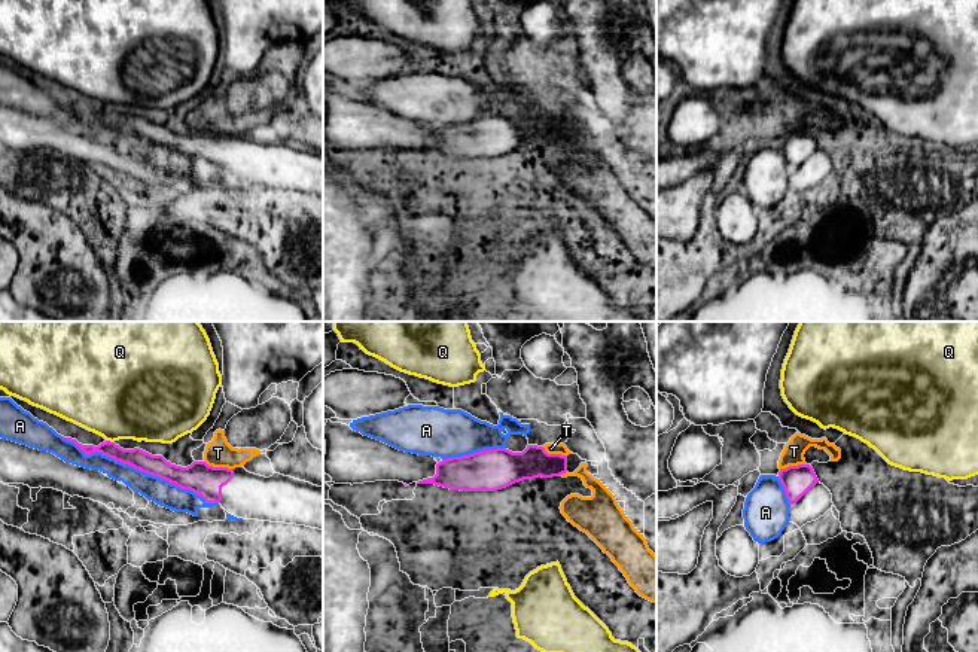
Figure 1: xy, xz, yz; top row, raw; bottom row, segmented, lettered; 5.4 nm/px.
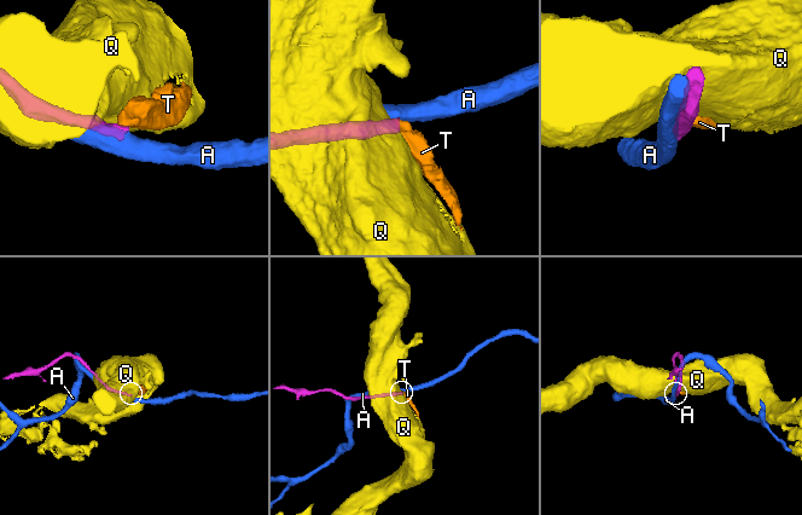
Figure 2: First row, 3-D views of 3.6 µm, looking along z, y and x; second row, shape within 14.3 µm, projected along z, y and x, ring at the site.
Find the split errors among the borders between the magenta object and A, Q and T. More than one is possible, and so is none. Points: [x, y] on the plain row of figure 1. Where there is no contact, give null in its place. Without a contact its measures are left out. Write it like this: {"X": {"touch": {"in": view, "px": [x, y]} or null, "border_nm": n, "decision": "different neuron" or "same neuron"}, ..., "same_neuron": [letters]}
{"A": {"touch": {"in": "xy", "px": [140, 136]}, "border_nm": 900, "decision": "different neuron"}, "Q": {"touch": {"in": "xy", "px": [109, 107]}, "border_nm": 50, "decision": "different neuron"}, "T": {"touch": {"in": "xy", "px": [219, 134]}, "border_nm": 170, "decision": "different neuron"}, "same_neuron": []}

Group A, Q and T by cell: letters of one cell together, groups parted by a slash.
A / Q / T

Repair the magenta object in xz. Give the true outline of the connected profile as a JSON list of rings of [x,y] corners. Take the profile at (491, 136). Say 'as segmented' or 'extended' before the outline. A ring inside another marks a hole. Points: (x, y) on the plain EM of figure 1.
extended; [[[527,112],[522,119],[506,115],[484,116],[439,128],[436,141],[417,150],[435,150],[460,158],[497,158],[524,146],[573,140],[582,130],[588,131],[588,140],[598,141],[598,132],[573,119],[567,124],[548,121],[537,112]]]

